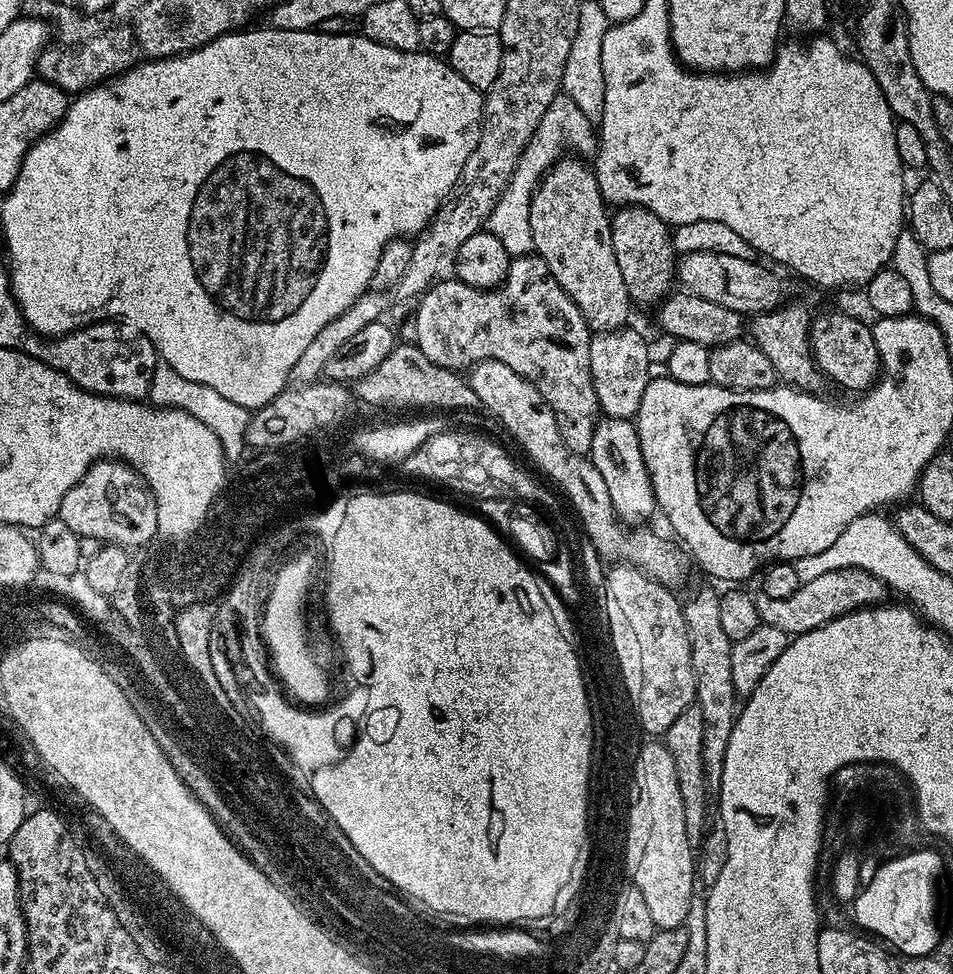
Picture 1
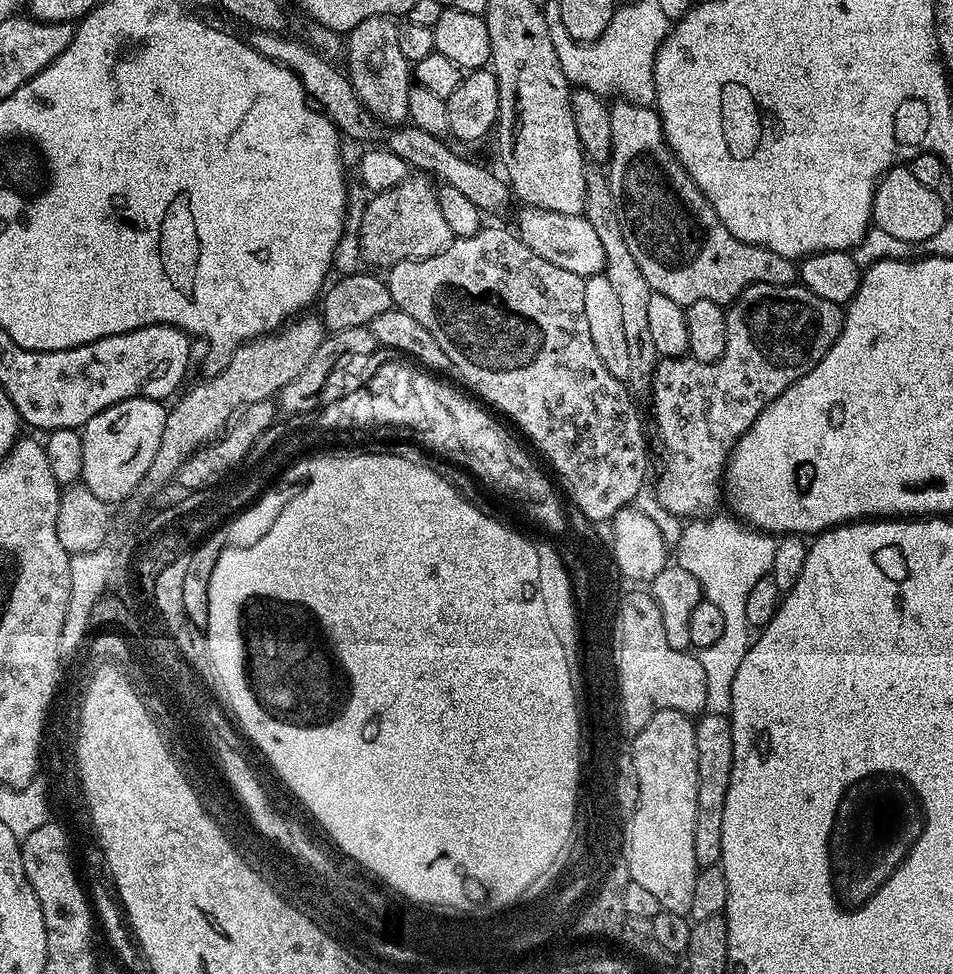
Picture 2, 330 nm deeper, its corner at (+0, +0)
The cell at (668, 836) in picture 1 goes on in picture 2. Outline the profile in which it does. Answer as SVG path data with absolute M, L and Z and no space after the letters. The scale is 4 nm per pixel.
M662 710L658 714L654 714L654 718L650 718L650 722L646 722L646 726L642 726L632 748L636 751L636 764L639 765L640 780L643 780L643 795L641 796L640 812L637 813L636 824L633 825L633 833L630 836L630 858L634 873L631 880L638 882L638 886L644 887L650 894L654 894L654 898L658 898L663 911L673 912L679 916L688 916L690 901L694 899L694 882L698 871L698 865L694 858L694 818L698 810L698 742L696 741L696 725L693 717L682 714L678 710Z

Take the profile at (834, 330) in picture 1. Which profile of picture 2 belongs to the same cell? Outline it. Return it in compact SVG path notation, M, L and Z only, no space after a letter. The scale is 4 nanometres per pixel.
M796 282L752 284L727 305L726 350L718 362L707 364L684 356L661 359L650 401L665 456L654 485L658 502L670 514L708 518L719 509L721 480L733 446L770 401L818 366L844 329L844 313L841 305L818 298Z

